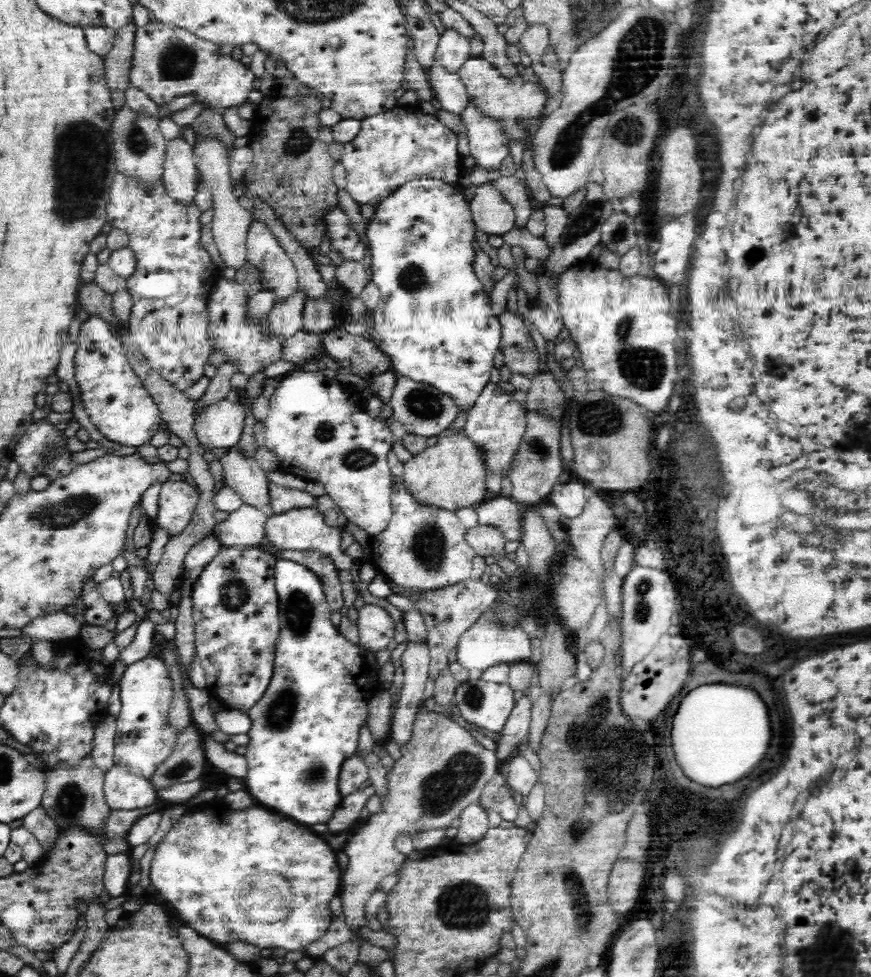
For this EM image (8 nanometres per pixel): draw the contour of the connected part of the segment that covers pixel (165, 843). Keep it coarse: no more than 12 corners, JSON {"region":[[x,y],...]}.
{"region":[[264,808],[189,809],[149,880],[213,944],[304,952],[334,849]]}

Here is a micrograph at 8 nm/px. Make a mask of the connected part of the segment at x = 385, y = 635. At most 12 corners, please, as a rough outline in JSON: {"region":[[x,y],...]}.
{"region":[[366,603],[357,619],[359,644],[386,649],[396,625],[387,610]]}

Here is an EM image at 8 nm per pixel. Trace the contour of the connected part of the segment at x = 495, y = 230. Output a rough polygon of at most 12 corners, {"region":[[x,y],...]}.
{"region":[[490,181],[469,202],[477,230],[500,237],[515,212]]}

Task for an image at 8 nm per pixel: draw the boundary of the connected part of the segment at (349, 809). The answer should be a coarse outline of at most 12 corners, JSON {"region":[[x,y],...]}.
{"region":[[369,784],[342,797],[325,823],[323,836],[349,833],[366,800],[375,793]]}

